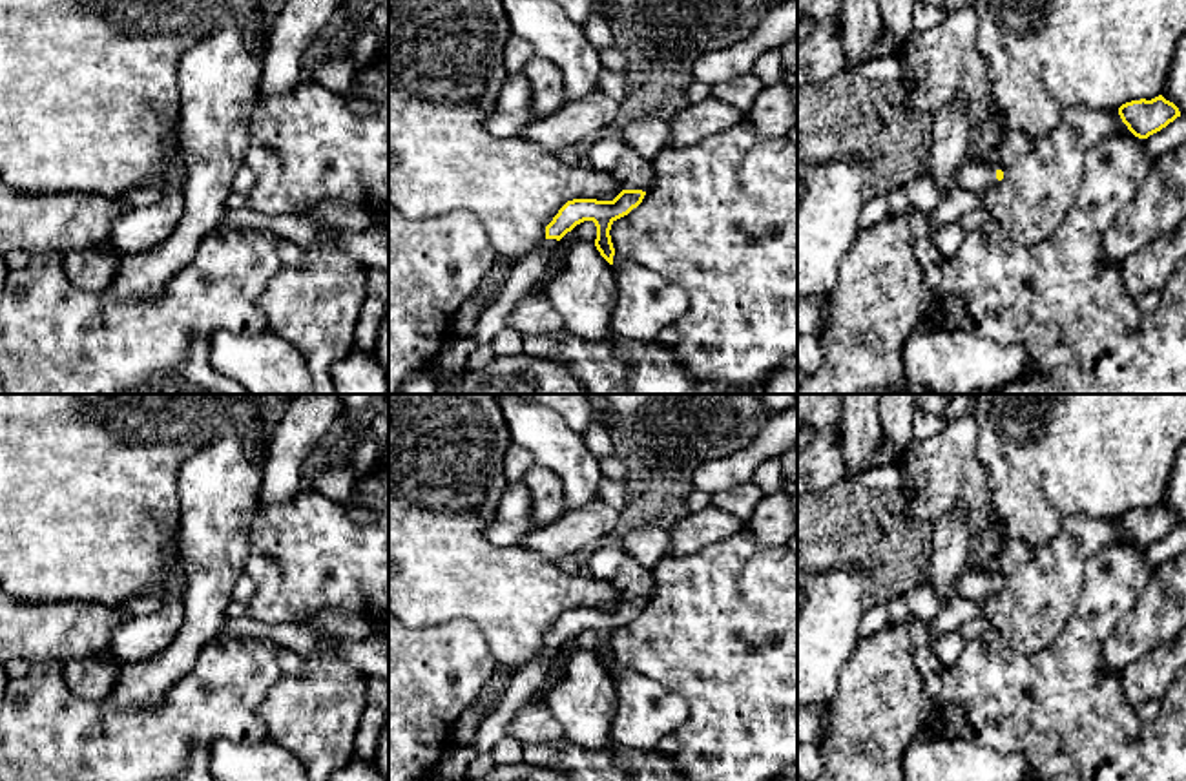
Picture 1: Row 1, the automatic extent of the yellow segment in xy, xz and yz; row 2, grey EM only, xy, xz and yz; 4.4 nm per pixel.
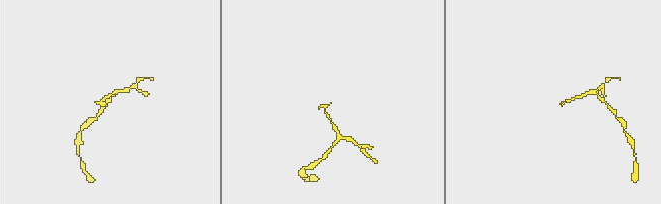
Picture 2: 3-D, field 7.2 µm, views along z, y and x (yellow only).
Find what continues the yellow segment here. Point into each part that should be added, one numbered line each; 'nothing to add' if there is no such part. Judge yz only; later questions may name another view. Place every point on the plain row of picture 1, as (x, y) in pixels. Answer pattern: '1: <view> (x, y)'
1: yz (977, 586)

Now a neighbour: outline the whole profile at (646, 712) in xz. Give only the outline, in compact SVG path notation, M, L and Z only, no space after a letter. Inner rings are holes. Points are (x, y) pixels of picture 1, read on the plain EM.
M613 664L617 715L609 737L617 746L655 750L664 735L673 734L688 719L682 695L666 690L653 679Z

